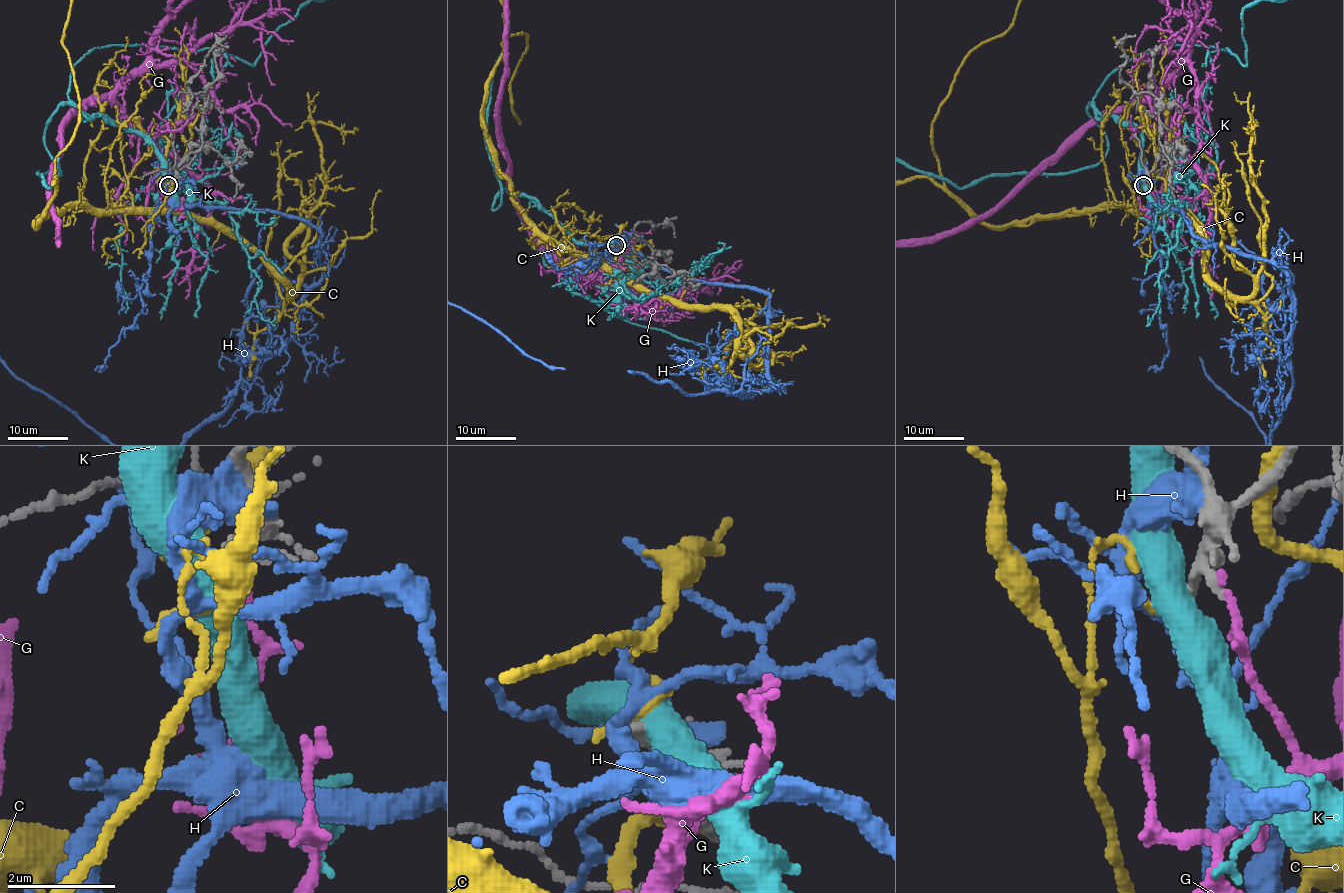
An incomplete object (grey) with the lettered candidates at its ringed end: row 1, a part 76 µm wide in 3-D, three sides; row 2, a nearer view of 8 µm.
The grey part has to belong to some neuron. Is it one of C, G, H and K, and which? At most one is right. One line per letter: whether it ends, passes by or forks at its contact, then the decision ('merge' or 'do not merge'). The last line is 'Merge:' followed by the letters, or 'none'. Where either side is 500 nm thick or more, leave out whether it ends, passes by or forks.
C: it ends; do not merge
G: it ends; do not merge
H: it forks; do not merge
K: do not merge
Merge: none

